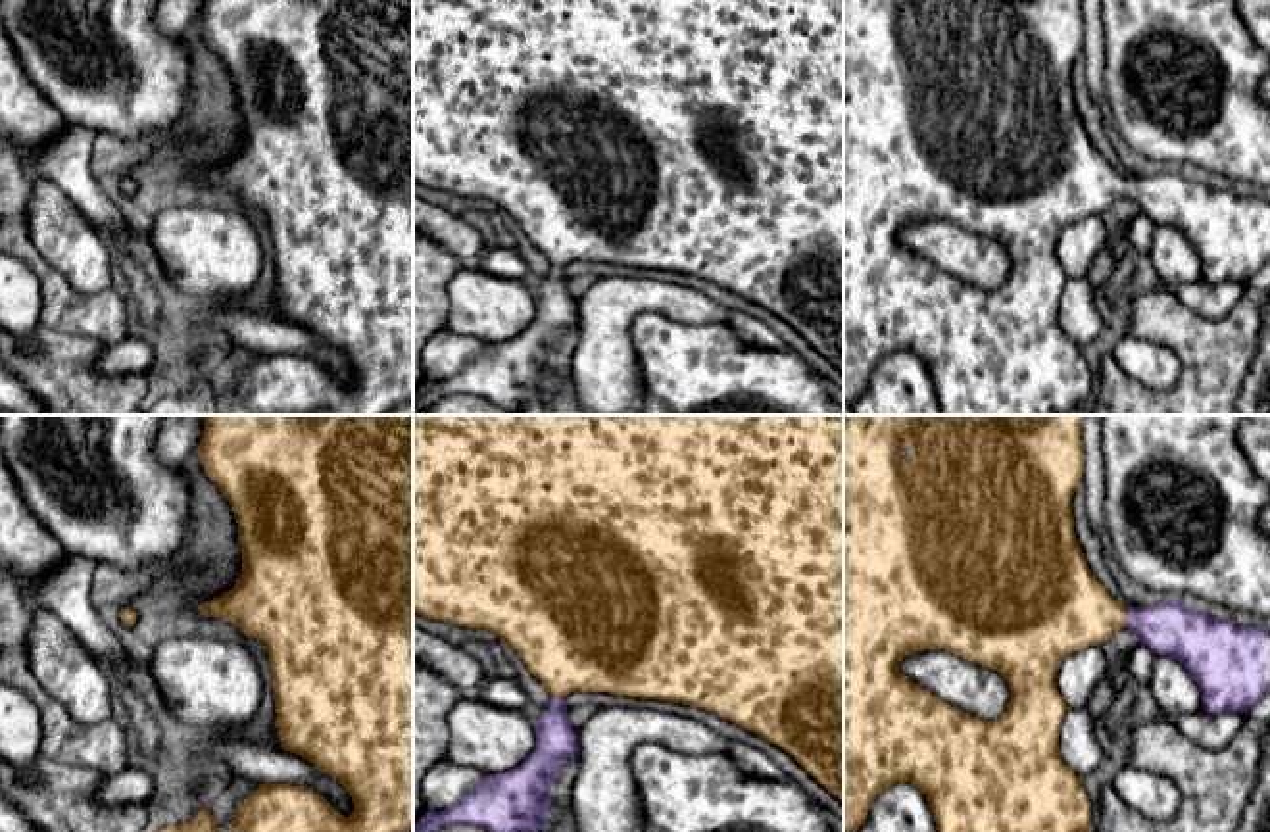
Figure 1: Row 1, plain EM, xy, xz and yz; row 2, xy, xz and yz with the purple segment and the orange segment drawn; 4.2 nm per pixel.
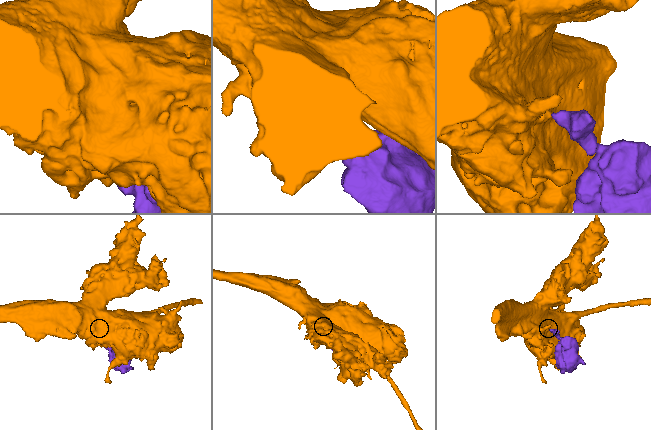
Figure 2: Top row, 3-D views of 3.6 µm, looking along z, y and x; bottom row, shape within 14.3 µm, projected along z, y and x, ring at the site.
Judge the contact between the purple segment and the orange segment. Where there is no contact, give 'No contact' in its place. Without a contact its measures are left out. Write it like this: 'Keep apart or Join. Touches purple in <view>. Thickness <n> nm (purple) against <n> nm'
Join. Touches purple in yz. Thickness 220 nm (purple) against 340 nm

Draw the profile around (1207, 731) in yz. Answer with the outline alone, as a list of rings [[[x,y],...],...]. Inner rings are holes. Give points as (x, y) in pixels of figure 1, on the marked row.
[[[1205,711],[1172,719],[1176,732],[1203,749],[1228,747],[1245,726],[1245,721],[1247,713],[1210,715]]]

